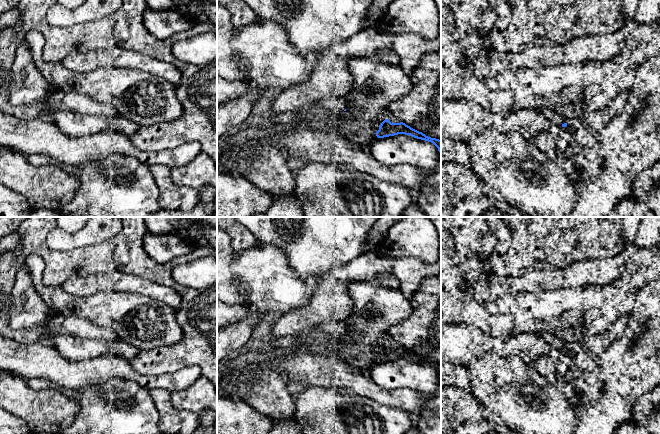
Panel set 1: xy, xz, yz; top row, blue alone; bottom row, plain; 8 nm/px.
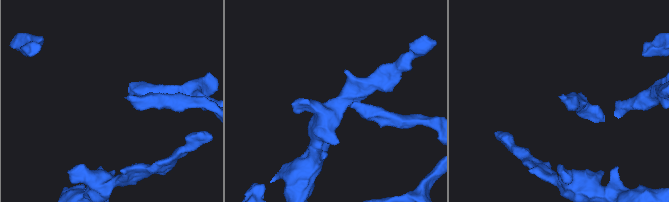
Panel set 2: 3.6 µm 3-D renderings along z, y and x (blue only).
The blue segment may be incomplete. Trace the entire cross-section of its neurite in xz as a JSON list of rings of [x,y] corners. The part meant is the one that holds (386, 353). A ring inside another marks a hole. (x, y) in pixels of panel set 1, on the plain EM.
[[[385,343],[381,347],[379,354],[376,356],[376,360],[378,362],[389,361],[389,360],[394,360],[398,358],[410,359],[414,362],[431,366],[438,372],[439,376],[441,375],[441,364],[428,361],[422,356],[419,356],[411,352],[410,350],[406,349],[403,346],[391,347],[388,343]]]

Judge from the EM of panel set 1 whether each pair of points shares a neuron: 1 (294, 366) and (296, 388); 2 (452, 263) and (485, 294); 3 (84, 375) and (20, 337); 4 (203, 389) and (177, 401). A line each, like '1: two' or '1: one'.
1: two
2: two
3: two
4: one

